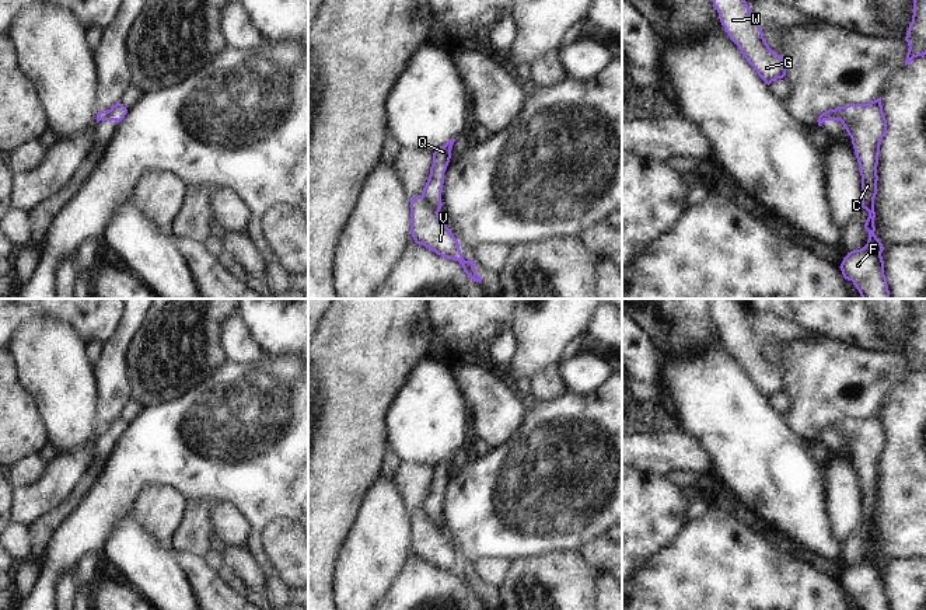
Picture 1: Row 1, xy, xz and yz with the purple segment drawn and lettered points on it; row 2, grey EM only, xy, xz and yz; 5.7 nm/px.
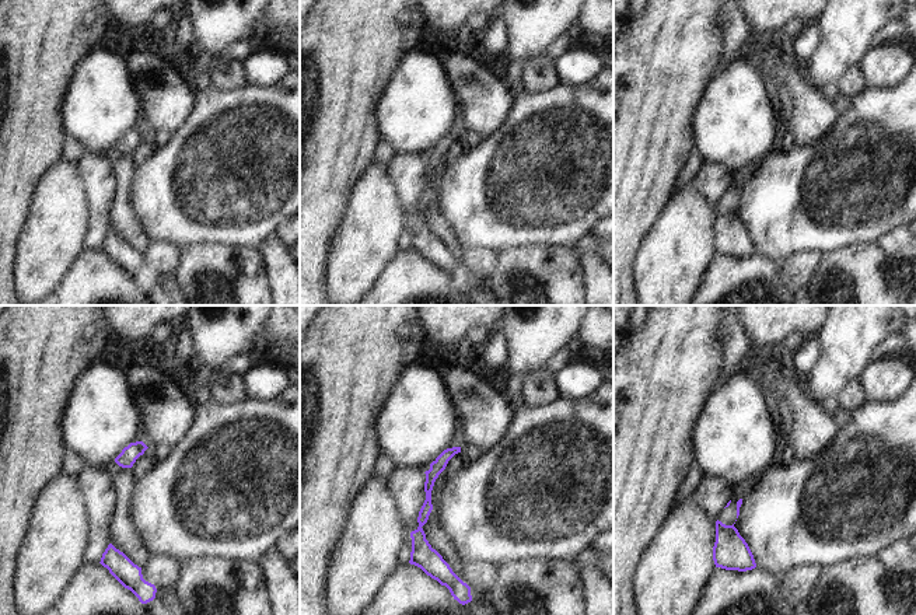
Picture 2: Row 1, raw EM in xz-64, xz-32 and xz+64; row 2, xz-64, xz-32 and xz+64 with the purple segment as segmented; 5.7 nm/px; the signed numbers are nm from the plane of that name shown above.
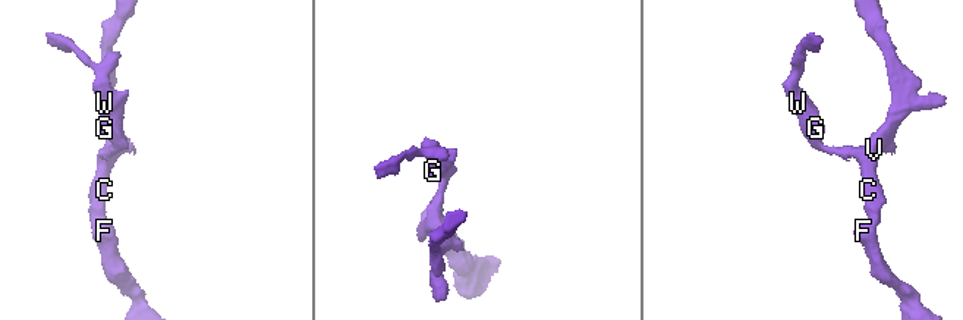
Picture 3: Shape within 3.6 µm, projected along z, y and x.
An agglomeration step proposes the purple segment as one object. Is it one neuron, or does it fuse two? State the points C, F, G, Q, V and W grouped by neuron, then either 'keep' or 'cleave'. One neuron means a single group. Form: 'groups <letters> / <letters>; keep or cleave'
groups C F V / G Q W; cleave

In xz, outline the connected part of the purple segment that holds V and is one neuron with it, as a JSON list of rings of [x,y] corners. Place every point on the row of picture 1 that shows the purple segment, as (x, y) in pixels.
[[[423,196],[410,199],[410,234],[416,244],[422,244],[444,258],[458,261],[471,279],[482,282],[474,266],[474,258],[464,259],[458,240],[440,220],[438,212],[424,202]]]

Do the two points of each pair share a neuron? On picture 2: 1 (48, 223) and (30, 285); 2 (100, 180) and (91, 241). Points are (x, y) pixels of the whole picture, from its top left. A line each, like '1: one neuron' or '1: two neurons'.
1: one neuron
2: one neuron

